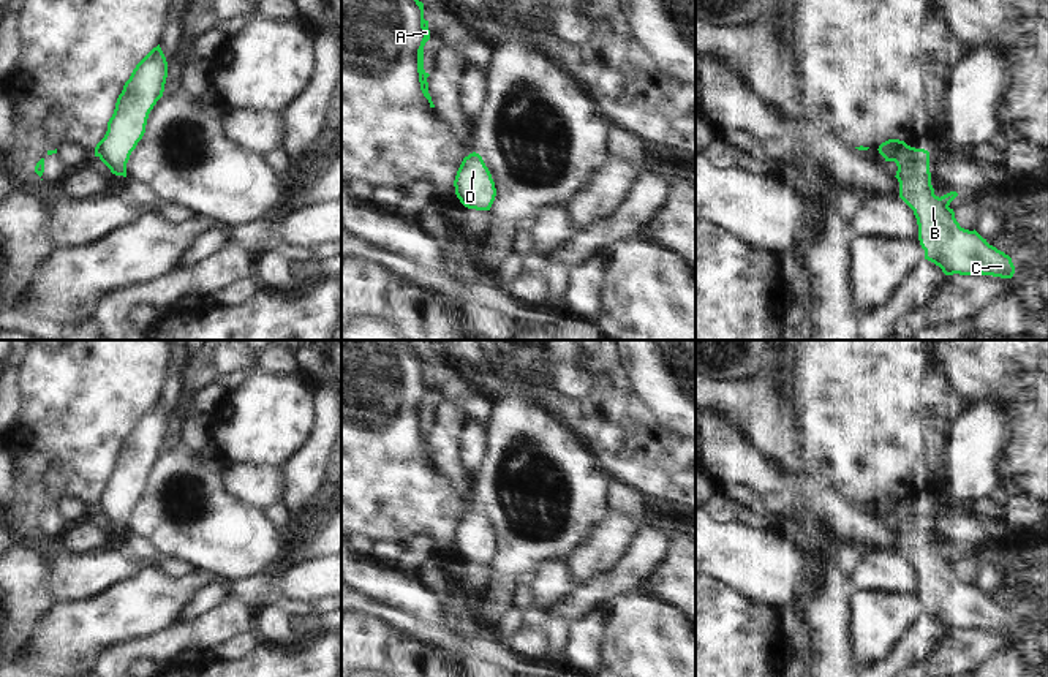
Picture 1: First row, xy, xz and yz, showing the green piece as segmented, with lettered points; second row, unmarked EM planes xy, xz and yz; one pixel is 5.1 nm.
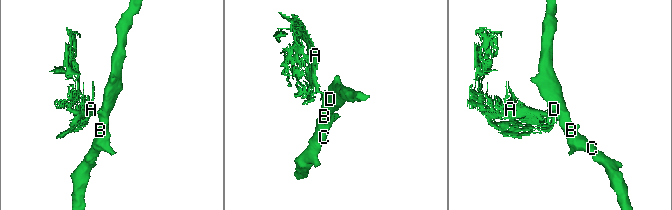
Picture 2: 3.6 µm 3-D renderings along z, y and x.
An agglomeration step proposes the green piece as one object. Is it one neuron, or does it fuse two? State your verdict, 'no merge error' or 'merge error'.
merge error

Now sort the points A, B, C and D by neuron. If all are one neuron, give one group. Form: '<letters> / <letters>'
A / B C D

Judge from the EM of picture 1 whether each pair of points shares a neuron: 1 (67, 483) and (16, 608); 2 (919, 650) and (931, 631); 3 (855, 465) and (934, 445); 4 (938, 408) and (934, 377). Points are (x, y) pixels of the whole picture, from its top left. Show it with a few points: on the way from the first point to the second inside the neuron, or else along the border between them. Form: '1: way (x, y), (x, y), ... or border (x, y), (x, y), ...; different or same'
1: border (16, 541), (32, 548); different
2: way (919, 646), (927, 636); same
3: border (922, 410), (927, 446), (939, 457); different
4: way (938, 400), (936, 385); same

